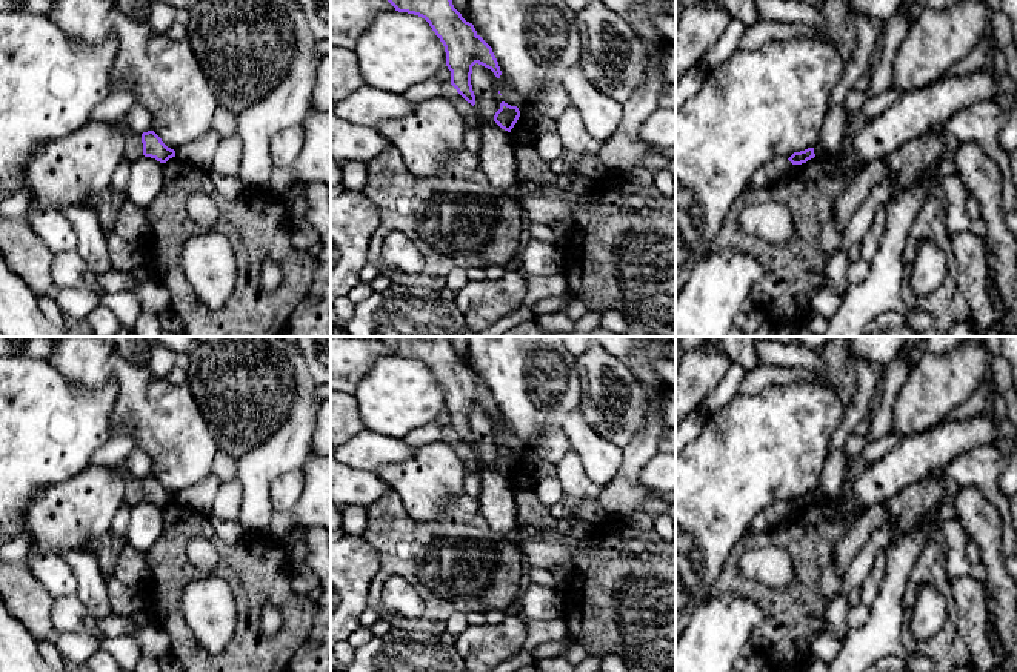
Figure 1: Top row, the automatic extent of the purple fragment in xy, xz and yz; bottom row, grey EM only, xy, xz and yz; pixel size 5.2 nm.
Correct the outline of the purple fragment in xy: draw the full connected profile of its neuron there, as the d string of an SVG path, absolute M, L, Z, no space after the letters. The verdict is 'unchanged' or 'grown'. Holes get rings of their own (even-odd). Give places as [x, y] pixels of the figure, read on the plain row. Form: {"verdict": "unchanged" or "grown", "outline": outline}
{"verdict": "unchanged", "outline": "M154 475L143 477L142 487L145 501L155 503L160 507L175 501L175 495L168 492Z"}

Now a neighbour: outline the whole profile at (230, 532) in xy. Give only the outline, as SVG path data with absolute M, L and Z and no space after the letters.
M212 509L206 511L205 515L206 515L206 518L209 520L209 523L212 524L217 538L218 538L220 541L223 541L225 544L234 544L234 543L237 543L242 537L246 535L237 521L225 521L225 520L220 520L220 518L212 512Z

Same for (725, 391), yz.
M731 363L722 381L702 404L702 414L705 417L712 415L719 412L725 404L728 404L739 392L745 375L746 371L742 366L739 366L737 363Z

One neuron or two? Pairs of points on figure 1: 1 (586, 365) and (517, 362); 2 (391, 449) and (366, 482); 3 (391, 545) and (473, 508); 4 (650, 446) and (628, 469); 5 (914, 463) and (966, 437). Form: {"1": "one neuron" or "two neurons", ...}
{"1": "two neurons", "2": "two neurons", "3": "one neuron", "4": "one neuron", "5": "one neuron"}

